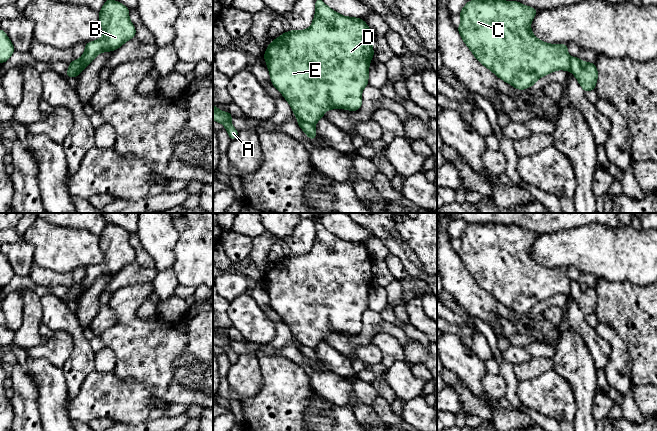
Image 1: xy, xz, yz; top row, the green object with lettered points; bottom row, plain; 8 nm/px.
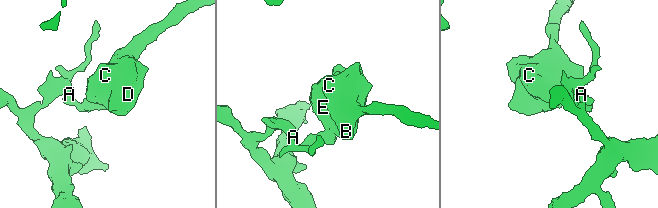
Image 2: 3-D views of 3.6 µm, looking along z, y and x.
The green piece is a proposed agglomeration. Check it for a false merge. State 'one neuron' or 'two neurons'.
two neurons

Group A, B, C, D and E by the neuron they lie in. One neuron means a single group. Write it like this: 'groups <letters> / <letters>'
groups A / B C D E

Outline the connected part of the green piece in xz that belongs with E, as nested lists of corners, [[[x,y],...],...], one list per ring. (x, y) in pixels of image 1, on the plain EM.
[[[315,223],[315,240],[311,250],[305,254],[292,253],[284,256],[268,269],[264,283],[273,310],[282,317],[295,342],[315,349],[330,333],[357,335],[362,330],[362,315],[368,309],[369,288],[374,281],[372,265],[374,259],[363,243],[343,240],[329,232],[321,223]]]

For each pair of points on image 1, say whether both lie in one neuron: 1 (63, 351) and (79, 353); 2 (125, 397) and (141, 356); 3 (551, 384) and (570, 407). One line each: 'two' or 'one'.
1: two
2: two
3: one

